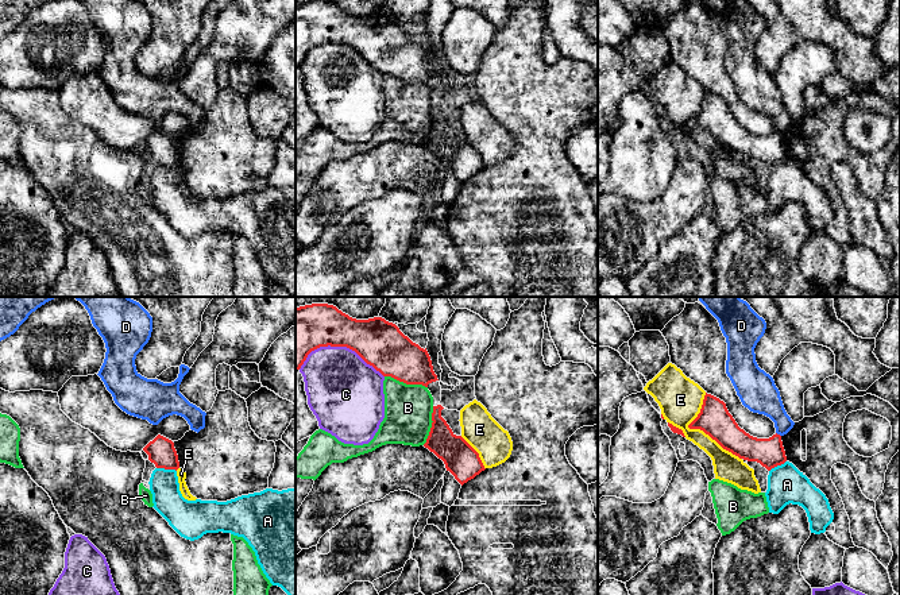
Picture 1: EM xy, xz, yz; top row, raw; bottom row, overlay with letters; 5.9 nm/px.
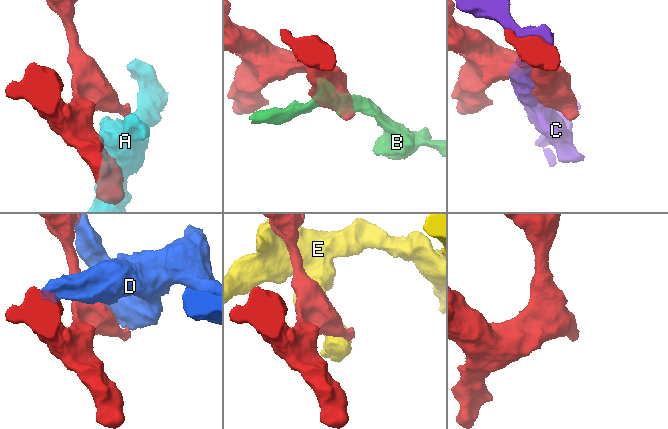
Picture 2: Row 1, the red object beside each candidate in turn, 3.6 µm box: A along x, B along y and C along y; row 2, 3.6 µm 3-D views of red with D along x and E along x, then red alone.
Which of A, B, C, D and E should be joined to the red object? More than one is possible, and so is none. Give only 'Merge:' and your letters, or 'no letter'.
Merge: no letter

